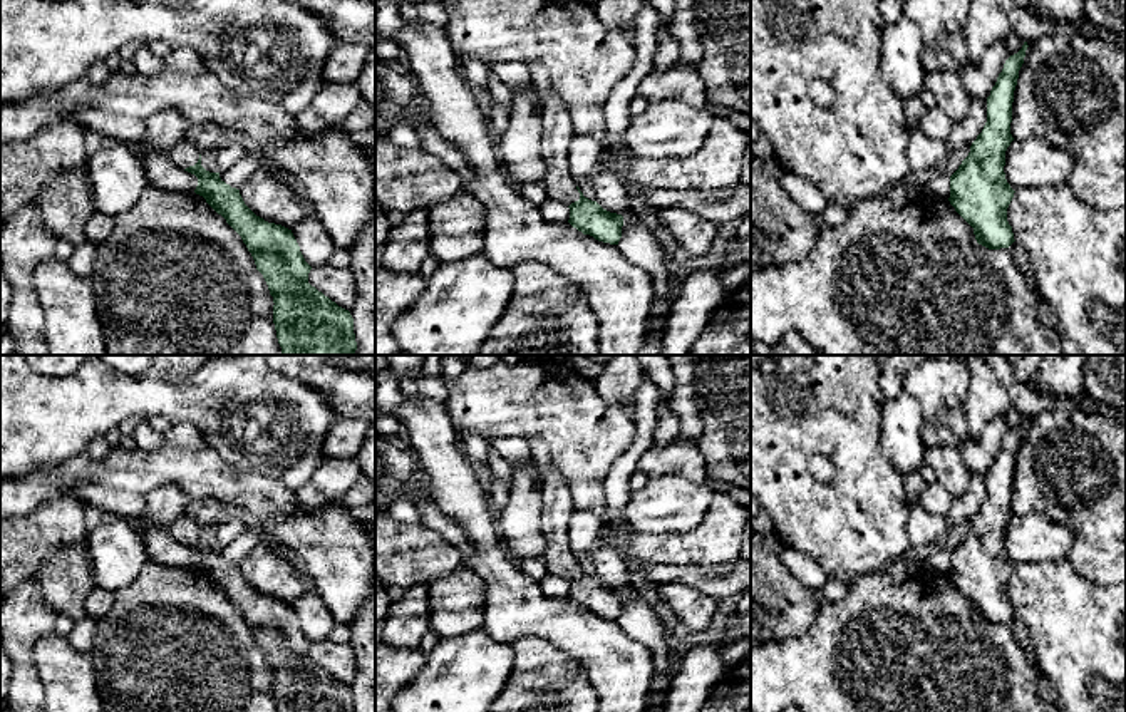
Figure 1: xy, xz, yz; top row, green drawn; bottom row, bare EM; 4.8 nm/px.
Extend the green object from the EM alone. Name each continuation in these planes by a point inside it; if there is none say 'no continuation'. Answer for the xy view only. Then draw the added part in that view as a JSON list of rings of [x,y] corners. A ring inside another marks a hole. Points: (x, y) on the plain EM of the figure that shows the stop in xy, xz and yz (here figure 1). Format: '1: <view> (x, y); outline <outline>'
1: xy (186, 528); outline [[[183,513],[171,526],[169,533],[174,538],[176,543],[186,544],[189,541],[194,541],[199,534],[201,524],[196,518]]]

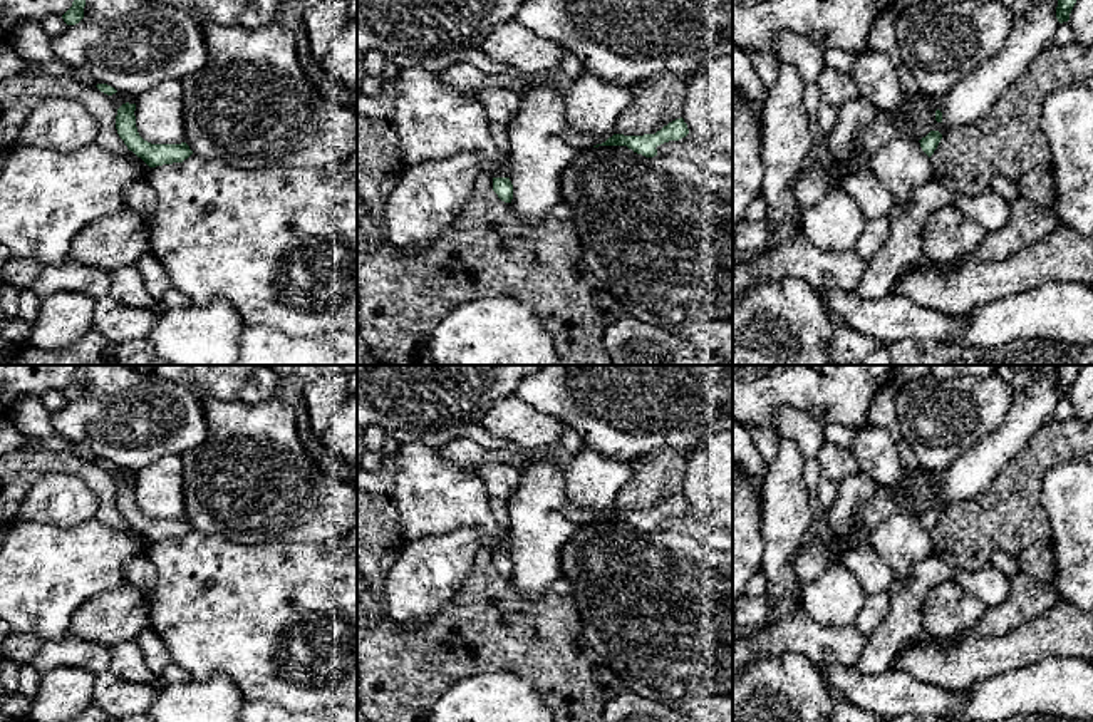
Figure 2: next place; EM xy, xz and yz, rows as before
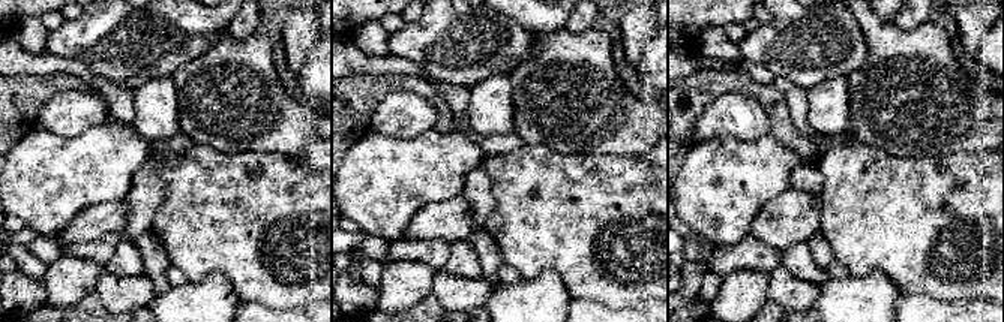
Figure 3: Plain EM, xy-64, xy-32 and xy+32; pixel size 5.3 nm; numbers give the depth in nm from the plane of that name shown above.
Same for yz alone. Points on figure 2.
no continuation

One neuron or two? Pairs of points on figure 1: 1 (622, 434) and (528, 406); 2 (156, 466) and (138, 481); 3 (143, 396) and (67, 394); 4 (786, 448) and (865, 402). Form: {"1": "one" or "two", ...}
{"1": "one", "2": "one", "3": "one", "4": "one"}

